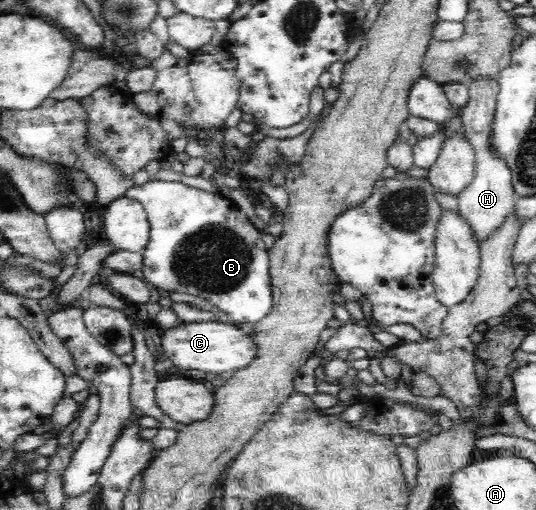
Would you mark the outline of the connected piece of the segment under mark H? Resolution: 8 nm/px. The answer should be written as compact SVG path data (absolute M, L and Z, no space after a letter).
M475 77L469 85L469 99L460 113L463 132L474 148L474 169L469 185L457 193L458 212L468 221L473 237L476 237L479 244L487 241L489 233L493 233L493 229L497 229L505 217L509 217L517 200L508 163L497 157L497 151L493 150L492 123L498 93L497 79Z

